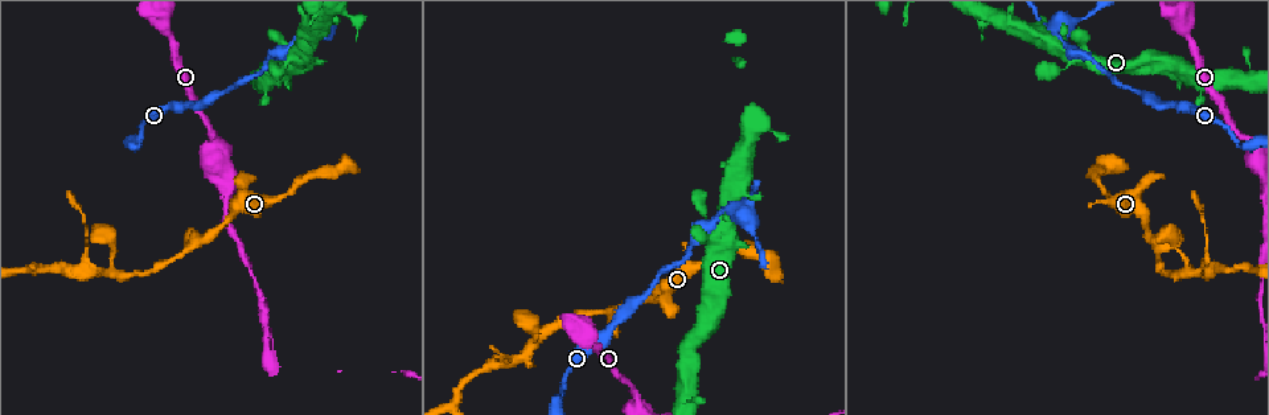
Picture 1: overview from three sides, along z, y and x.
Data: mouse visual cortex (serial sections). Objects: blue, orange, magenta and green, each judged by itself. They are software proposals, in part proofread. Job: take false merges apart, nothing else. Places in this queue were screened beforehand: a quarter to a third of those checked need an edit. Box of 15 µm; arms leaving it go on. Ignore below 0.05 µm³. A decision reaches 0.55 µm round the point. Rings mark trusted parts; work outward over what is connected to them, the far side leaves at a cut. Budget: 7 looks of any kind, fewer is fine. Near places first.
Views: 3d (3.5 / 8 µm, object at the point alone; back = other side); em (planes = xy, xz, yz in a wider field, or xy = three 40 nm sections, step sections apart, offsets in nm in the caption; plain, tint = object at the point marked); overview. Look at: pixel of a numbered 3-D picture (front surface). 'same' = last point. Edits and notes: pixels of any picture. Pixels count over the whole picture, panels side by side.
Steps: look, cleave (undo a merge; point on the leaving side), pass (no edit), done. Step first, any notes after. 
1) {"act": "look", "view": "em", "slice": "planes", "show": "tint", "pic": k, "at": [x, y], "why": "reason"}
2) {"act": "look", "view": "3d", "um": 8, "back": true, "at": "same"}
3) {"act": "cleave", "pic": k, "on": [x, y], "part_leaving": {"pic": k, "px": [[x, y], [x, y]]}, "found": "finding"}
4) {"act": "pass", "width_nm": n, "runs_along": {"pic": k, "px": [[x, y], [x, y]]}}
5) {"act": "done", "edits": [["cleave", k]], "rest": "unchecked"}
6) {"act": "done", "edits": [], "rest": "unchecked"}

{"act": "look", "view": "3d", "um": 3.5, "pic": 1, "at": [1244, 149], "why": "abrupt turn"}

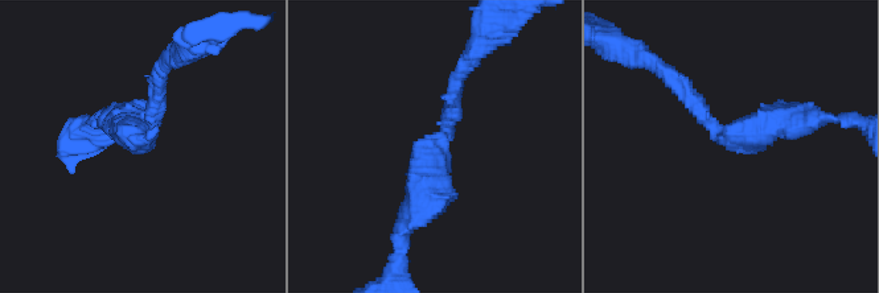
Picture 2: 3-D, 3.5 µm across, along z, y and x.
{"act": "look", "view": "em", "slice": "xy", "step": 5, "show": "tint", "pic": 2, "at": [722, 137], "arm_widths_nm": [200, 450]}

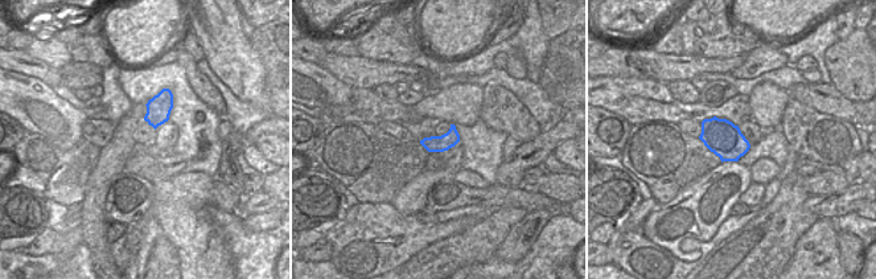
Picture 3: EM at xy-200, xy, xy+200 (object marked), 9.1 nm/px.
{"act": "pass", "runs_along": {"pic": 2, "px": [[664, 71], [721, 136], [796, 124]]}, "found": "one cell here"}

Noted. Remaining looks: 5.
{"act": "look", "view": "3d", "um": 3.5, "pic": 1, "at": [91, 273], "why": "branch point"}

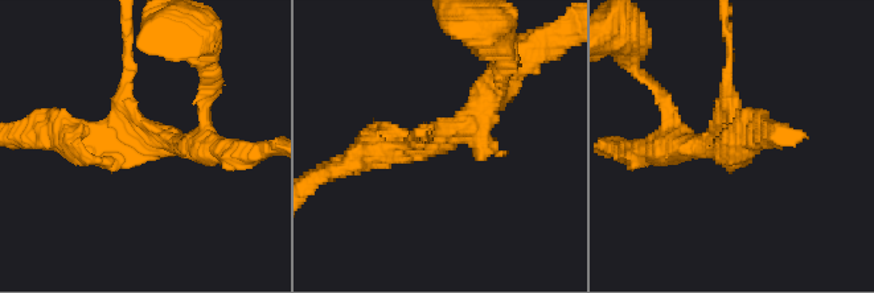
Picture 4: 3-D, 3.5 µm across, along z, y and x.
{"act": "look", "view": "em", "slice": "xy", "step": 5, "show": "tint", "pic": 4, "at": [132, 142], "arms": 3, "arm_widths_nm": [150, 300, 350]}

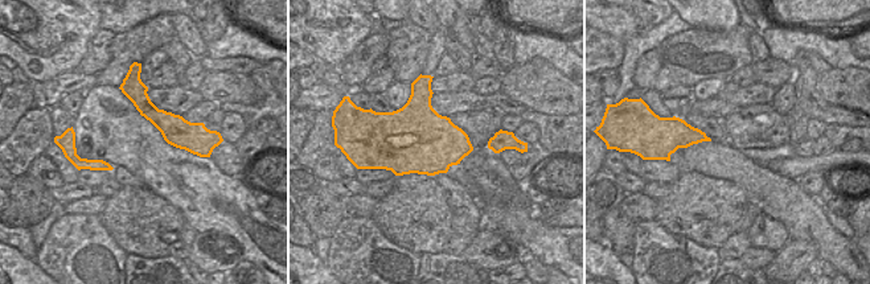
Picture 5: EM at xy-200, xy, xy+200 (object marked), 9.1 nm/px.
{"act": "pass", "found": "continuous, no second cell"}

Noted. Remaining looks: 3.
{"act": "look", "view": "3d", "um": 3.5, "pic": 1, "at": [451, 406], "why": "arms part here"}

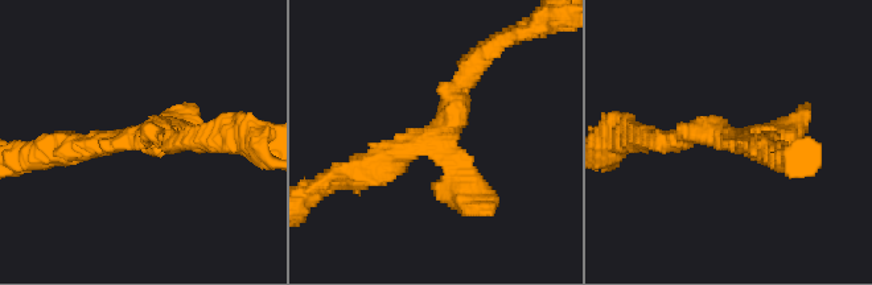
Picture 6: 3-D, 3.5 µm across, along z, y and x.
{"act": "look", "view": "em", "slice": "xy", "step": 2, "show": "tint", "pic": 6, "at": [434, 134], "arms": 3, "arm_widths_nm": [250, 300, 300], "why": "need the tissue"}

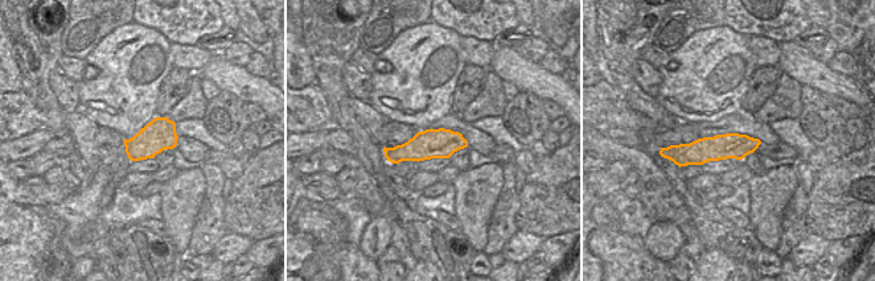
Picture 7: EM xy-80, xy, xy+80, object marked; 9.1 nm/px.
{"act": "pass", "width_nm": 260, "runs_along": {"pic": 6, "px": [[474, 63], [449, 120], [357, 181]]}, "found": "continuous, no second cell"}

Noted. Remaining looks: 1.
{"act": "done", "edits": [], "rest": "unchecked"}

